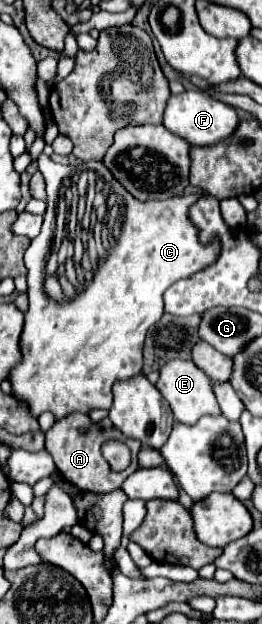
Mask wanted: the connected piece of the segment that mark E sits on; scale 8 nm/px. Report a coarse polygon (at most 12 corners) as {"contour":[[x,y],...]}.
{"contour":[[185,359],[159,369],[155,387],[175,421],[219,415],[211,379]]}

